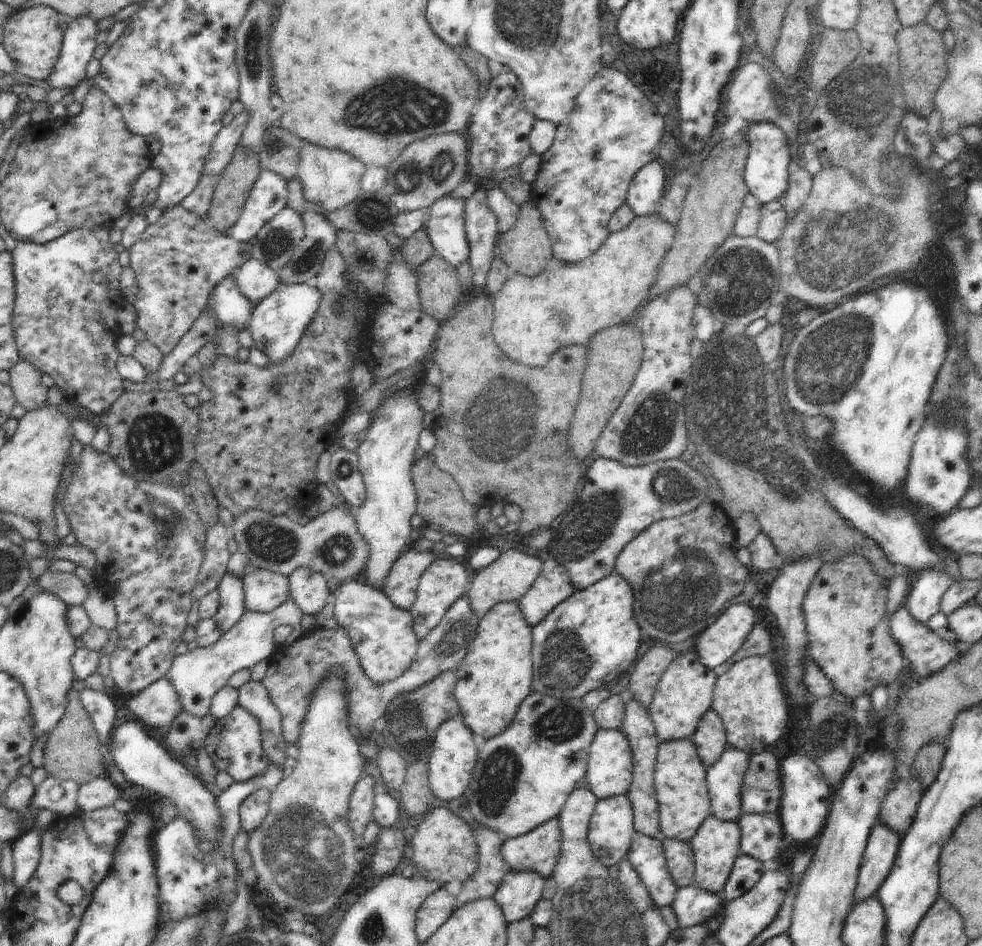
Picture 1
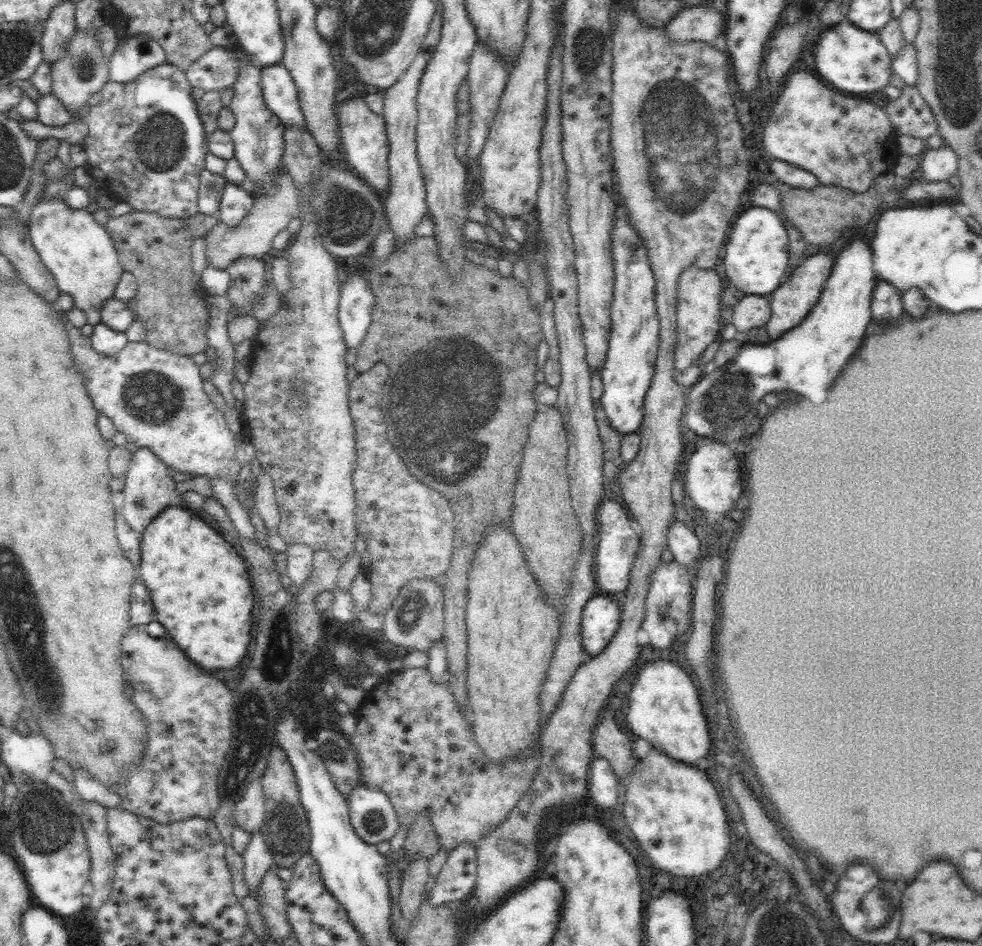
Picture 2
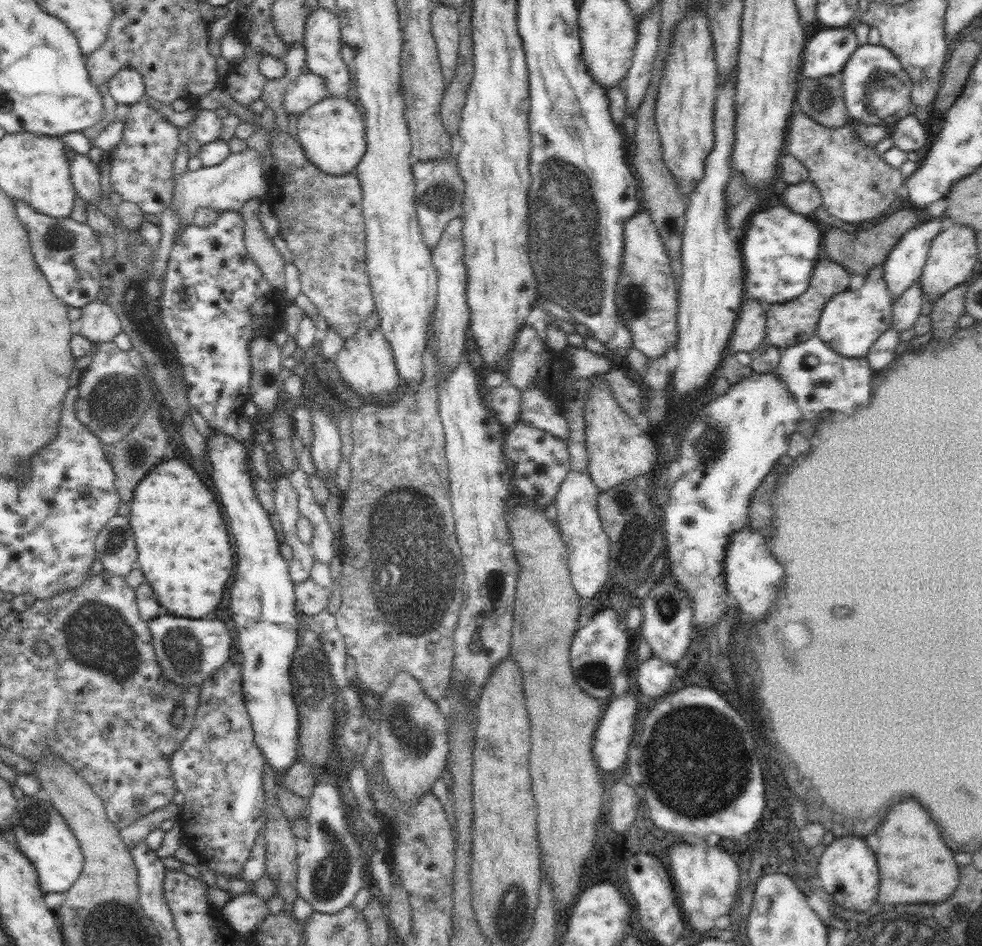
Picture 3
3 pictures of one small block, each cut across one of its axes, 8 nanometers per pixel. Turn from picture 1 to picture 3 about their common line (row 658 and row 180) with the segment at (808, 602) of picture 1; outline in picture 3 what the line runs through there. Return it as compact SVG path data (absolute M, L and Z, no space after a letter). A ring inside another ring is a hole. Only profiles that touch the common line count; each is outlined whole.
M799 109L791 115L787 130L785 153L795 156L808 169L809 179L814 181L823 198L822 212L838 223L844 220L850 224L860 224L864 220L878 218L896 200L898 189L905 181L901 169L892 168L883 155L875 151L875 146L867 146L859 139L855 130L851 124L845 124L842 128L822 126Z

